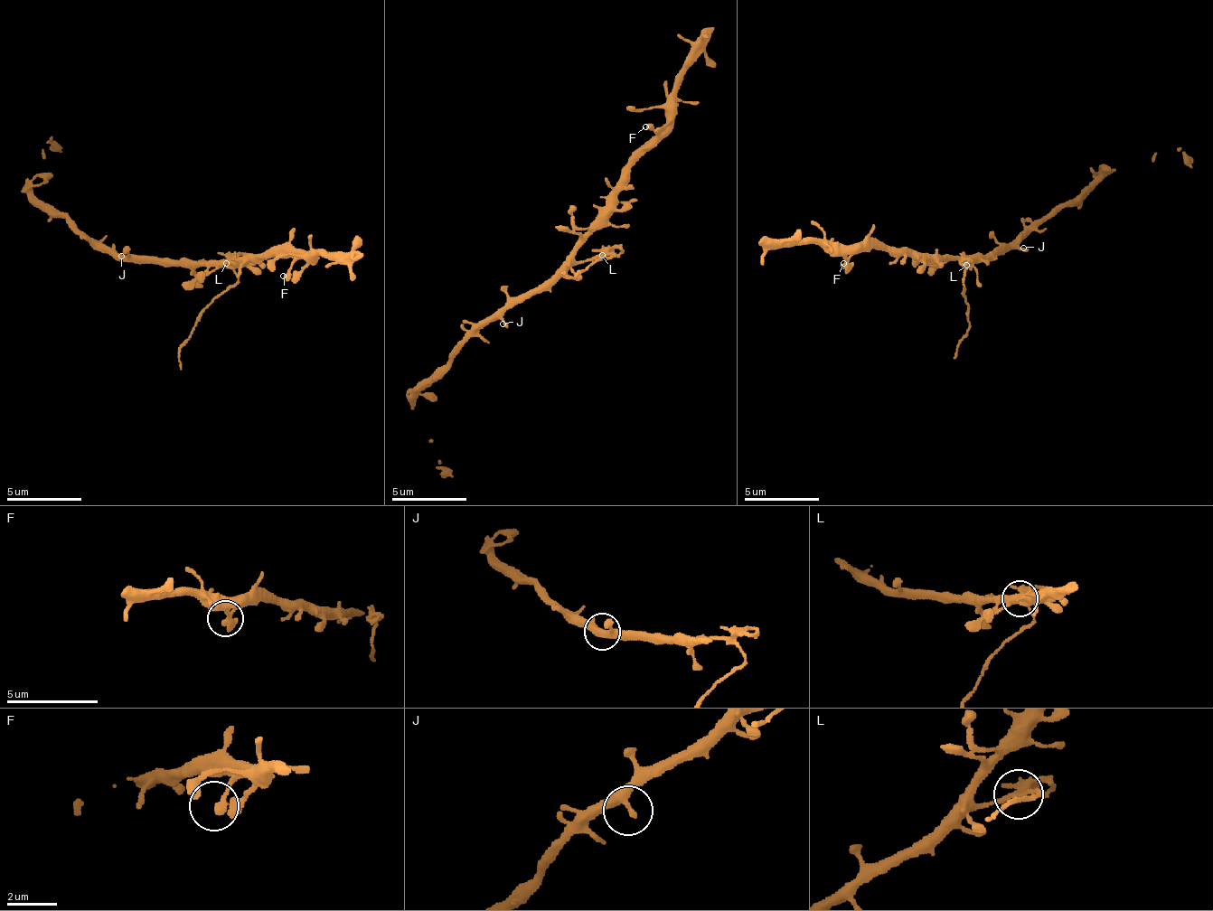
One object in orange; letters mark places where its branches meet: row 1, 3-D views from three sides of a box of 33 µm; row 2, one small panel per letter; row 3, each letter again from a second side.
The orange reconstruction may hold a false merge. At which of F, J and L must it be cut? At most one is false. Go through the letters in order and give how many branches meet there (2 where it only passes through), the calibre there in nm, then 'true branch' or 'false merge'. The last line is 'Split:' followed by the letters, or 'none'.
F: 2 | 240 nm | true branch
J: 3 | 280 nm | true branch
L: 3 | 240 nm | false merge
Split: L

